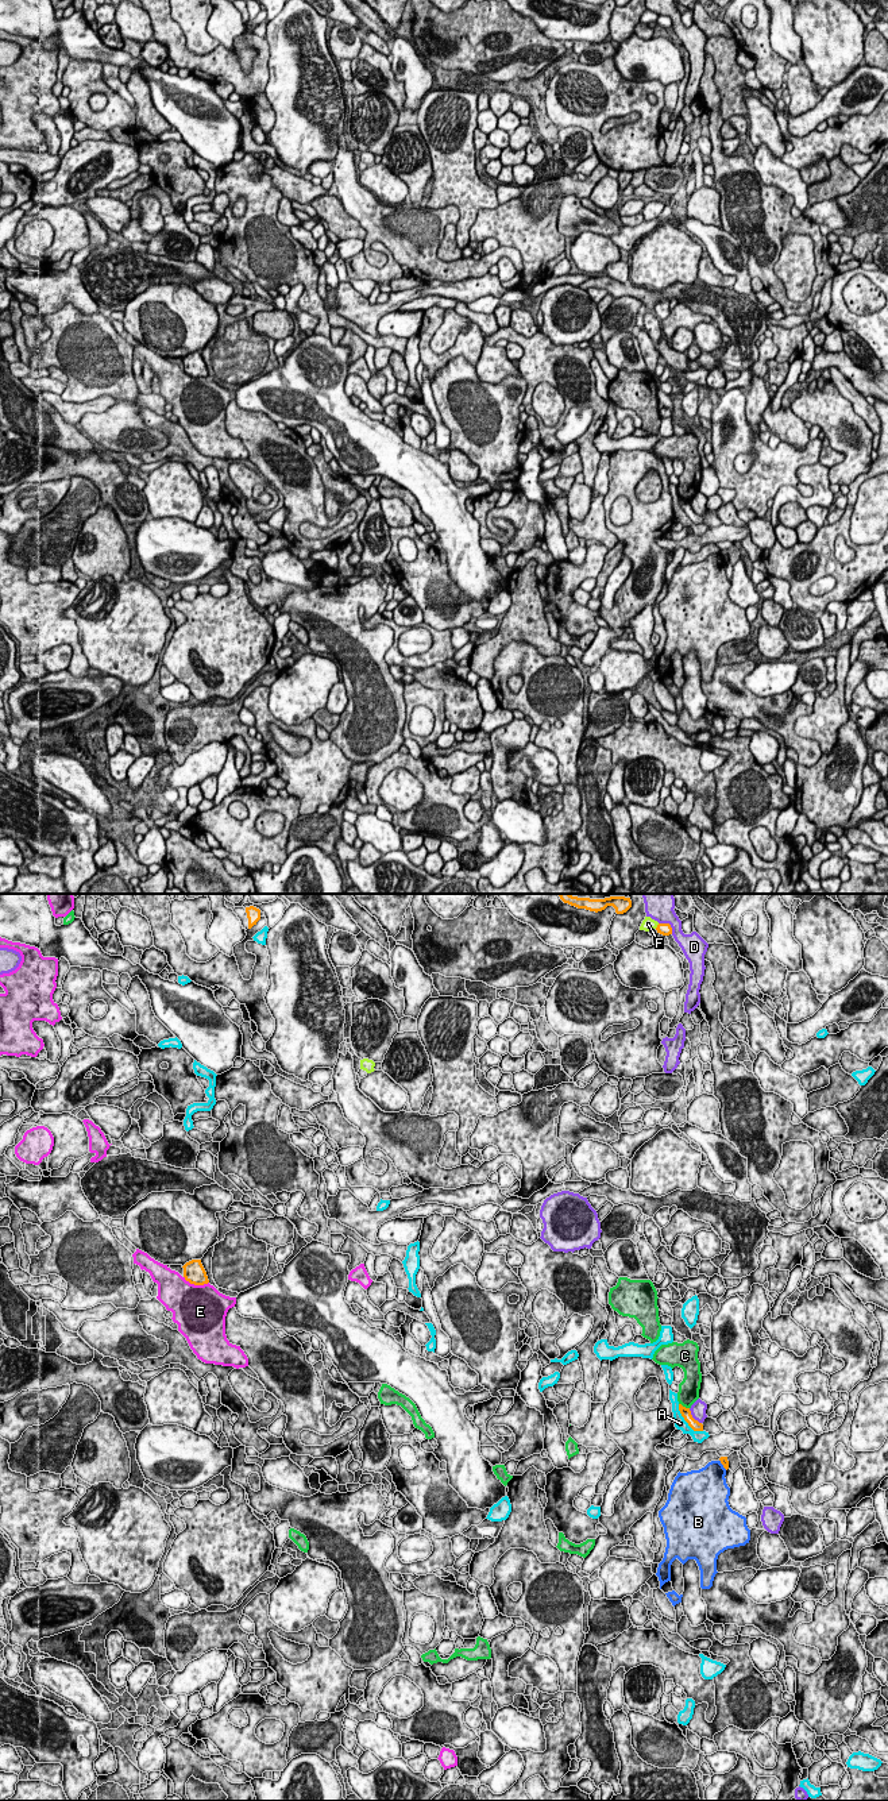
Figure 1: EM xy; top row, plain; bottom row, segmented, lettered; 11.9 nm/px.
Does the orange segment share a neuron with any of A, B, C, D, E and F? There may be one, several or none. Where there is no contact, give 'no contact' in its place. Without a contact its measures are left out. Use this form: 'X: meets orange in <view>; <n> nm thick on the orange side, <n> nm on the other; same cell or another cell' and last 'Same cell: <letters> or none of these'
A: meets orange in xy; 120 nm thick on the orange side, 140 nm on the other; another cell
B: meets orange in xy; 100 nm thick on the orange side, 360 nm on the other; another cell
C: meets orange in xy; 120 nm thick on the orange side, 260 nm on the other; another cell
D: meets orange in xy; 140 nm thick on the orange side, 190 nm on the other; another cell
E: meets orange in xy; 260 nm thick on the orange side, 480 nm on the other; another cell
F: meets orange in xy; 140 nm thick on the orange side, 160 nm on the other; another cell
Same cell: none of these

